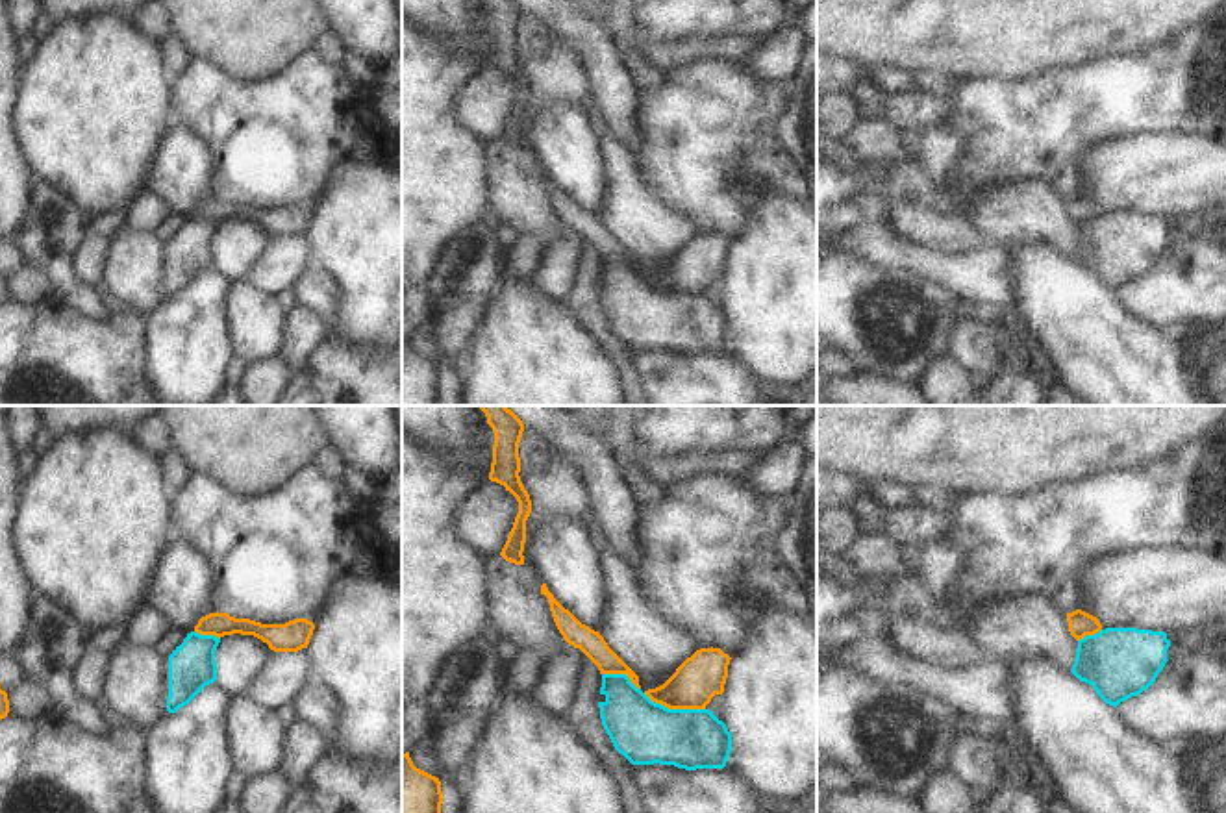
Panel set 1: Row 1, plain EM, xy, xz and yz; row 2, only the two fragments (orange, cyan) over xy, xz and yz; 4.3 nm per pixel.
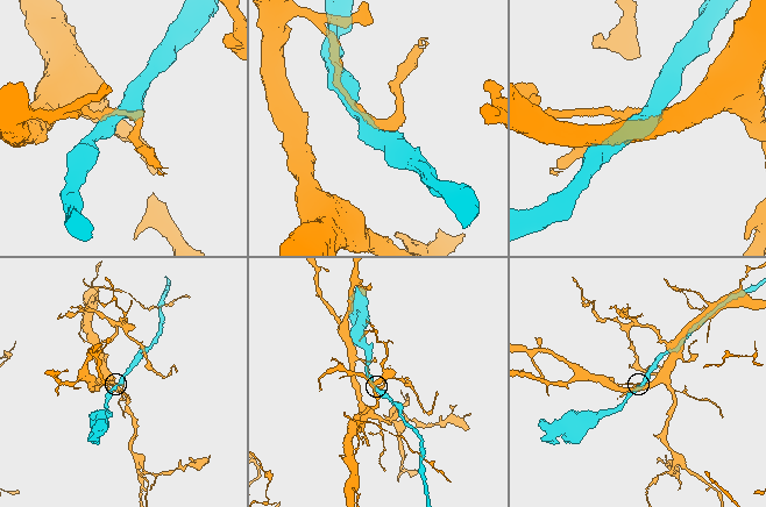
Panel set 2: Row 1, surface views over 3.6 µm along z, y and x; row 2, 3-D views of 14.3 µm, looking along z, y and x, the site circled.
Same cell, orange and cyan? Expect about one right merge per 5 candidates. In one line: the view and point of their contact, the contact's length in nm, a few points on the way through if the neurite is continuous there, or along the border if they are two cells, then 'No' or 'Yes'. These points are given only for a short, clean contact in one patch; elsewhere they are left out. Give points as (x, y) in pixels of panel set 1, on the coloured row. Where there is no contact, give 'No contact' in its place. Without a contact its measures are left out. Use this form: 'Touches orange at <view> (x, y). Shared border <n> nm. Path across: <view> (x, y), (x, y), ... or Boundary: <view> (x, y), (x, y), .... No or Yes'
Touches orange at xz (675, 708). Shared border 280 nm. Boundary: xz (643, 693), (669, 708), (704, 710). No

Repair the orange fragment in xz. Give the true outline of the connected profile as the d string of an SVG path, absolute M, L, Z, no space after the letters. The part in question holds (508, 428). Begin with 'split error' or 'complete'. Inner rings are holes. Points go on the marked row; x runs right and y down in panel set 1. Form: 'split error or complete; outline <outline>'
complete; outline M478 406L493 428L493 463L489 480L509 491L519 502L519 513L500 556L515 565L524 565L526 520L532 513L532 500L520 482L519 443L524 432L522 420L506 406Z

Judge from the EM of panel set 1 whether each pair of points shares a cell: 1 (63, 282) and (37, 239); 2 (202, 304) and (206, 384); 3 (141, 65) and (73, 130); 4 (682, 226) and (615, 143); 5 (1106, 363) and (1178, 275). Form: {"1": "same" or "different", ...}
{"1": "same", "2": "same", "3": "same", "4": "same", "5": "different"}

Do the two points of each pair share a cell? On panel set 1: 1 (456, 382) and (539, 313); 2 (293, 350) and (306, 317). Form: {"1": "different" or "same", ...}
{"1": "different", "2": "same"}

